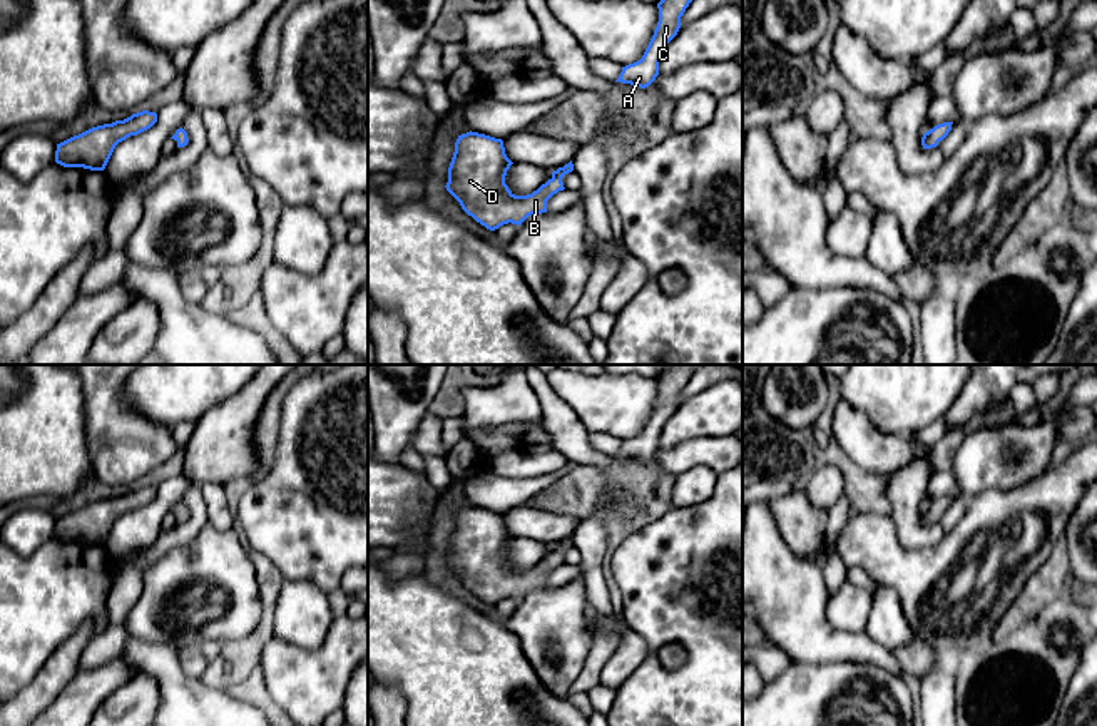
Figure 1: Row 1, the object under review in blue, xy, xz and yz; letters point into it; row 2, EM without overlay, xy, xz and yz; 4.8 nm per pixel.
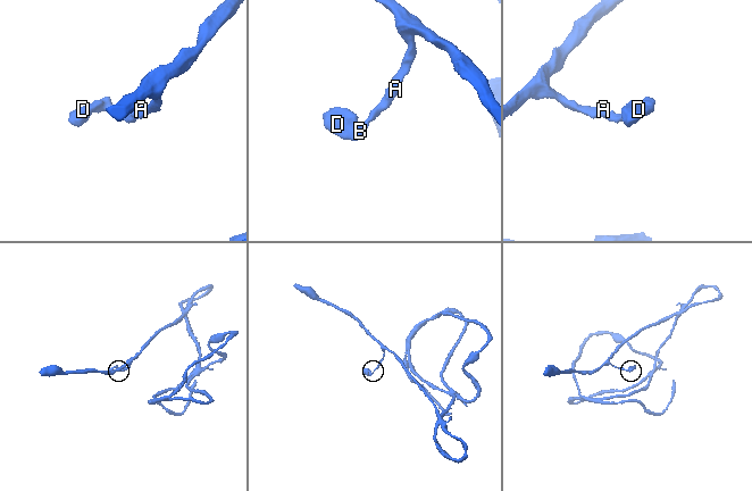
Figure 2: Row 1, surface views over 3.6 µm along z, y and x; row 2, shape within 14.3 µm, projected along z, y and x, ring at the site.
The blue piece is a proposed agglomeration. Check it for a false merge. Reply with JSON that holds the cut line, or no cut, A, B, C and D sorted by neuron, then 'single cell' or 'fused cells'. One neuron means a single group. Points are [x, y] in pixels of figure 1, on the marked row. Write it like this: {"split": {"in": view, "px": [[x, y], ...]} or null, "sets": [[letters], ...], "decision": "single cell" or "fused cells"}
{"split": null, "sets": [["A", "B", "C", "D"]], "decision": "single cell"}

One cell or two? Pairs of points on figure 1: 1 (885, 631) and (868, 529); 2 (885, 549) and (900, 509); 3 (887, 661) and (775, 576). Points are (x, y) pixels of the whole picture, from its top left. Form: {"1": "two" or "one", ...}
{"1": "two", "2": "two", "3": "one"}

